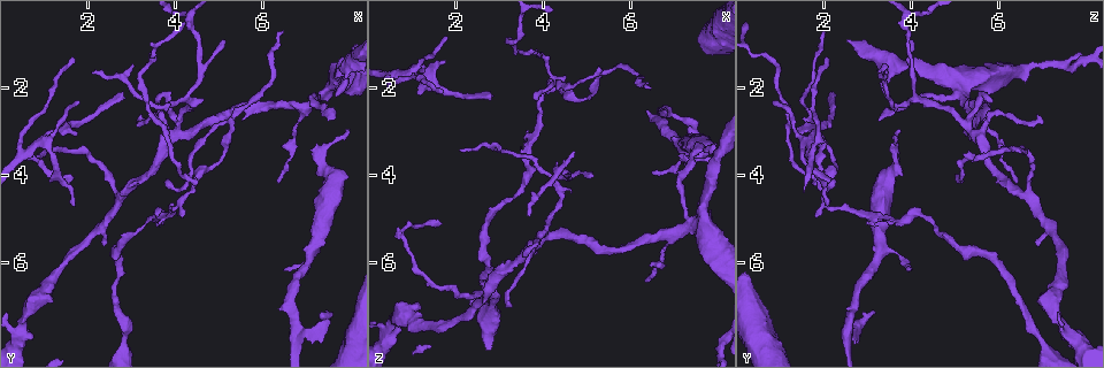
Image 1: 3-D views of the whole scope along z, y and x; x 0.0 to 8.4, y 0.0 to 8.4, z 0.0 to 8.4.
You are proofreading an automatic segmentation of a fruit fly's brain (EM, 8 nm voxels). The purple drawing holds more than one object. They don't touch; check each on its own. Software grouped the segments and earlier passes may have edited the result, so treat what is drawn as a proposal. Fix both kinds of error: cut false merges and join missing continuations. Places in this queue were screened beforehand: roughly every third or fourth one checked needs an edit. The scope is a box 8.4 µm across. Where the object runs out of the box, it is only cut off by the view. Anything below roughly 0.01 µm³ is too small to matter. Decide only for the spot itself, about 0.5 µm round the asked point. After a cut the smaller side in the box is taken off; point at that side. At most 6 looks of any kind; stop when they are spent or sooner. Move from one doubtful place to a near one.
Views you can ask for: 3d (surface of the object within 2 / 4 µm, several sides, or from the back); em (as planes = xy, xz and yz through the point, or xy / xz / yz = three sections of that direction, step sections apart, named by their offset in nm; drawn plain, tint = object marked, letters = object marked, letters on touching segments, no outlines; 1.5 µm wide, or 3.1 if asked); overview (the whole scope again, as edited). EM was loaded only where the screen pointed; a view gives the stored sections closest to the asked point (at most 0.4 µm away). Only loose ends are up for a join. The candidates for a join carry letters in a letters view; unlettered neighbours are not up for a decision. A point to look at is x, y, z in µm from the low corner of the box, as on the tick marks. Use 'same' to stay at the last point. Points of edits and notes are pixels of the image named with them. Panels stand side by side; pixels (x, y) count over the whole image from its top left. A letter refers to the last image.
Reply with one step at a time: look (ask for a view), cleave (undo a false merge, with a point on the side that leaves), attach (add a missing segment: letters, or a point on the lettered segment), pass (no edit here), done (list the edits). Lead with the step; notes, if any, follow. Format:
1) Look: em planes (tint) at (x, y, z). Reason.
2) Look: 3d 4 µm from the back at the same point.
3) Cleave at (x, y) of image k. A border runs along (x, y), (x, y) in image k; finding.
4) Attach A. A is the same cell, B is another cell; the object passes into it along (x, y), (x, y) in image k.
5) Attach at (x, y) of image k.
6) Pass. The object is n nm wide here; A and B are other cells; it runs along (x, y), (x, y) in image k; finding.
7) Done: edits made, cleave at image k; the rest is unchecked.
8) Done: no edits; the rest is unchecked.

Look: 3d 4 µm at (1.60, 1.35, 2.00). Thin end.

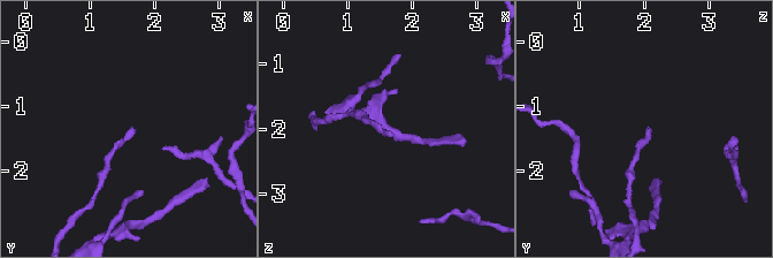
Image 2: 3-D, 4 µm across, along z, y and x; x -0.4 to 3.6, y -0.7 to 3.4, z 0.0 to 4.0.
Look: em planes (letters) at (1.65, 1.30, 2.05).

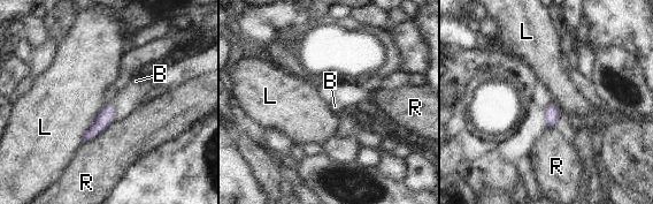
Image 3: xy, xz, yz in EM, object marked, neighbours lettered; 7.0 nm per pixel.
Attach B. B is the same cell, L and R are other cells; the cell continues.

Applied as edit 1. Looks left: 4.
Look: 3d 2 µm at (6.45, 0.70, 2.05). End of a long branch.

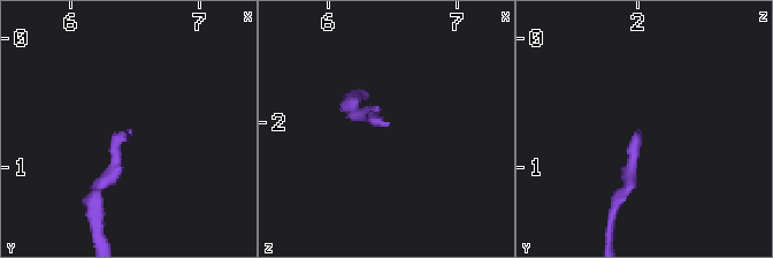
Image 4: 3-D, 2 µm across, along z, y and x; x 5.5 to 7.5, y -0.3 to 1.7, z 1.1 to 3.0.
Look: em xz step 4 (letters) at (6.46, 0.68, 1.98).

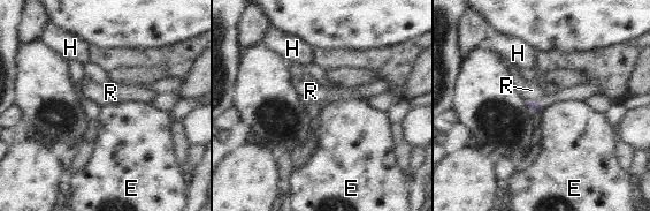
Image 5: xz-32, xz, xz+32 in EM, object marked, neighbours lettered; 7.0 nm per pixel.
Look: em planes (letters) at the same point.

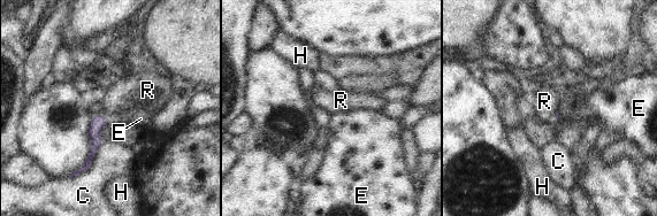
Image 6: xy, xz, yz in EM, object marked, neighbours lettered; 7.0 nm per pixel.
Pass. C, E, H and R are other cells; a border runs along (96, 115), (102, 115), (107, 125) in image 6; no lettered segment goes on from it.

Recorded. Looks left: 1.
Done: edits made, attach at image 3; the rest is unchecked.

